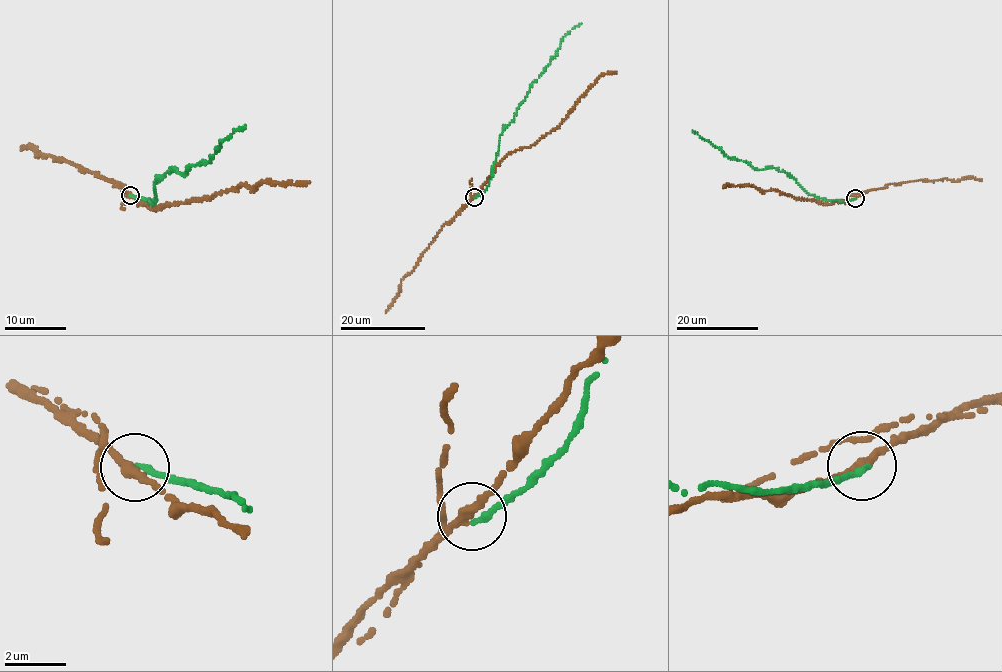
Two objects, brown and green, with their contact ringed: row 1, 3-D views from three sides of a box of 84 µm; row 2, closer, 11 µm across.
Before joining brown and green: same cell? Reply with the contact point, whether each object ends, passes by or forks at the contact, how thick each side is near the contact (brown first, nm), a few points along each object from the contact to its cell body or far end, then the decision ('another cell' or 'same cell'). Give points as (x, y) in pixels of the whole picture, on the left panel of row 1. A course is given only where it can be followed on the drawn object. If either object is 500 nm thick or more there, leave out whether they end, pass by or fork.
(130, 195) | brown passes by | green ends | 300/220 nm | brown via (129, 195), (155, 210), (172, 203), (197, 201), (238, 185), (246, 185), (251, 189), (266, 181), (308, 181) | green via (129, 195), (153, 202), (156, 181), (175, 169), (185, 174), (191, 165), (206, 164), (223, 141), (244, 126) | another cell

